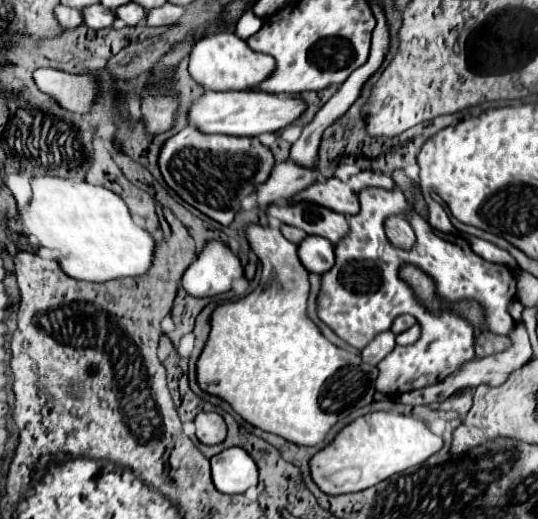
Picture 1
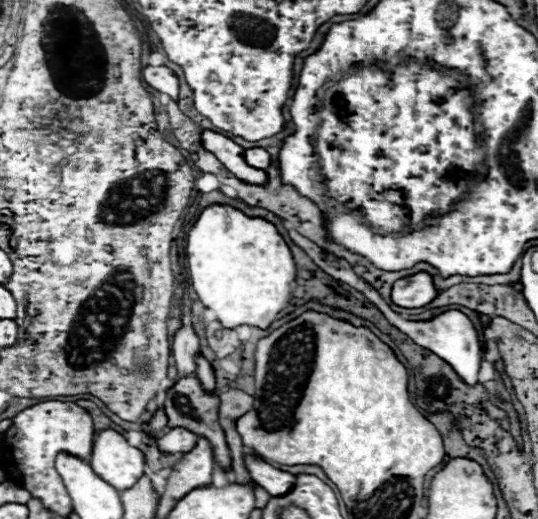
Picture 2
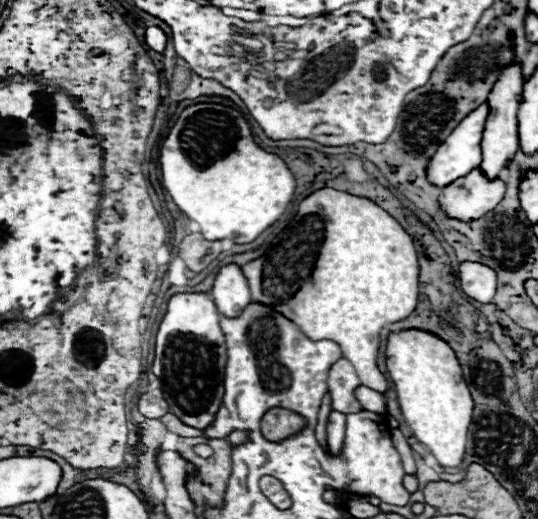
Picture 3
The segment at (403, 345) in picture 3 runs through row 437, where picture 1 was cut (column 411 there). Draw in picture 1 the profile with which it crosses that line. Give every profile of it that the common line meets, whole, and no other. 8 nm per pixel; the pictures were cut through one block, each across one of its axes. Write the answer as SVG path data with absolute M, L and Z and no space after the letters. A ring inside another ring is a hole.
M372 412L348 424L324 450L312 458L312 480L326 494L348 494L376 486L414 464L428 460L444 446L442 436L434 434L428 424L416 416L398 412Z

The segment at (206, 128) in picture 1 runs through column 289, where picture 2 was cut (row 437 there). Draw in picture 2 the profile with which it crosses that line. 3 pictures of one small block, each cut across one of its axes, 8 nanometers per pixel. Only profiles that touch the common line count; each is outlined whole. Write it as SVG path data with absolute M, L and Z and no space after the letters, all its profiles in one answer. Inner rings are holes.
M102 430L94 440L90 466L100 478L122 492L144 476L144 454L130 446L116 430Z

